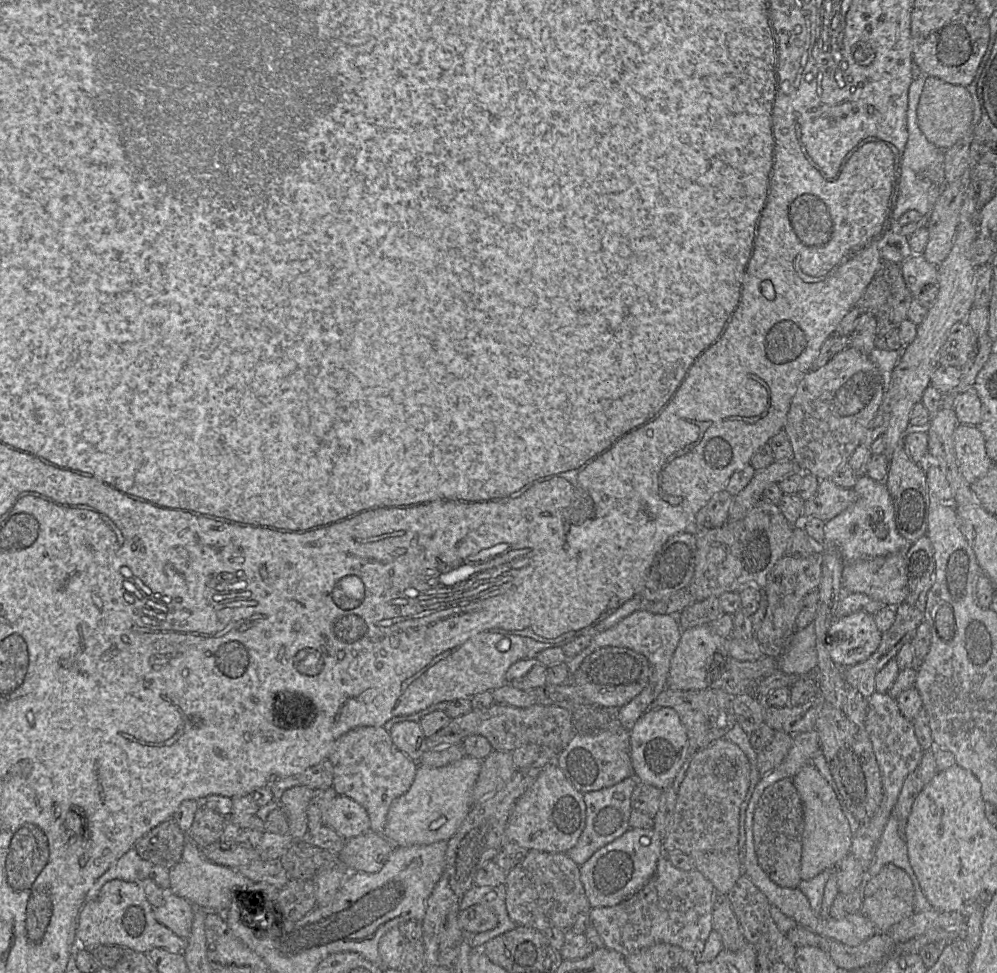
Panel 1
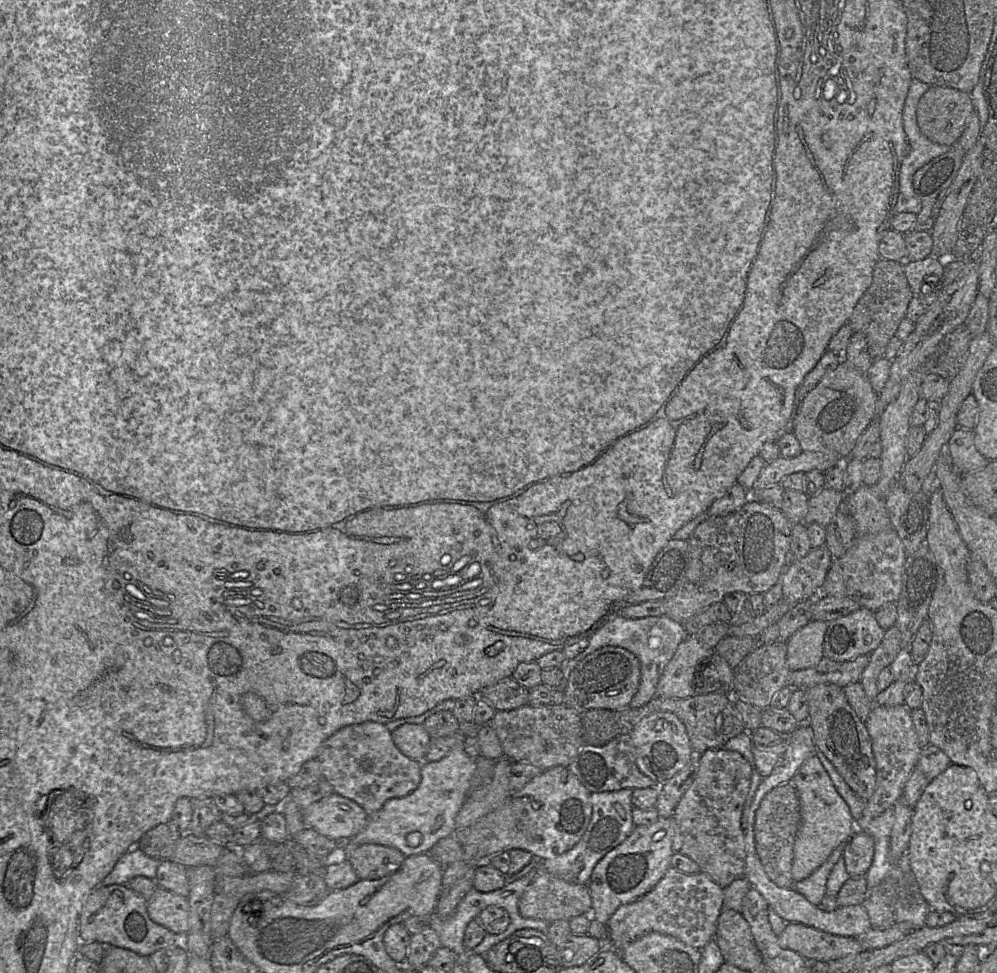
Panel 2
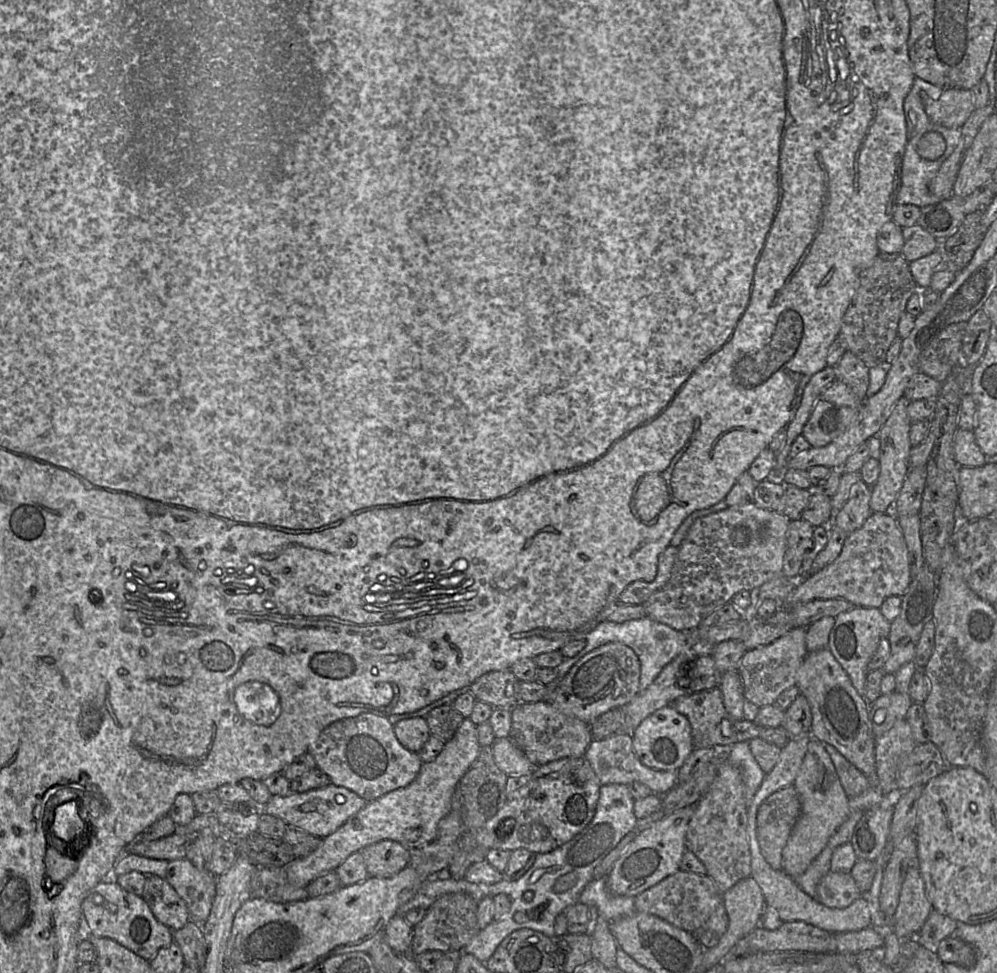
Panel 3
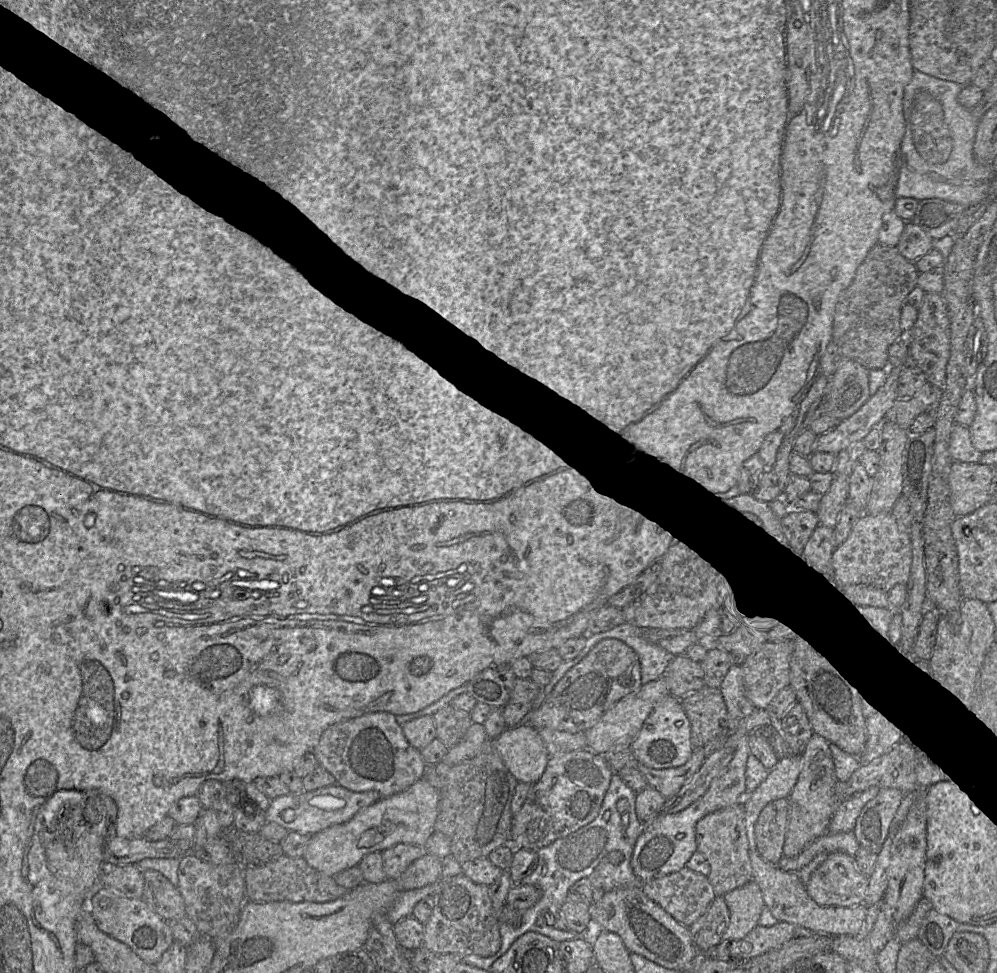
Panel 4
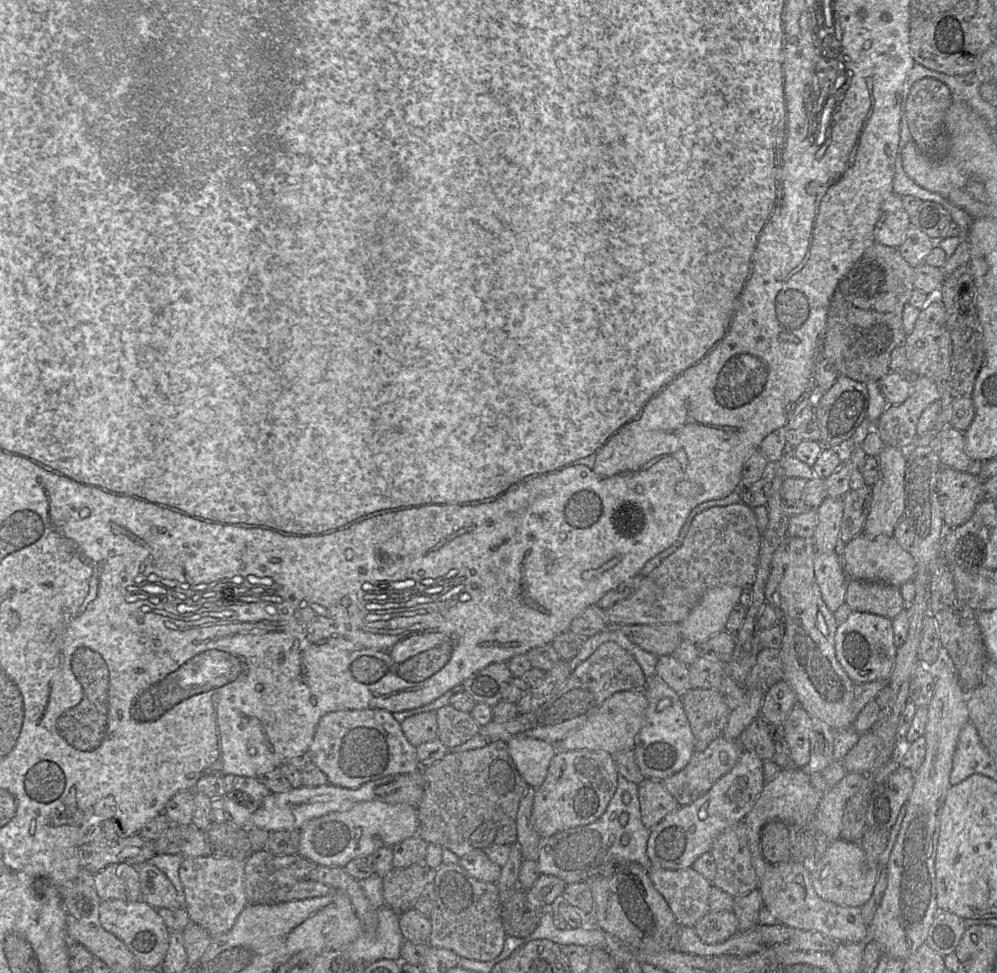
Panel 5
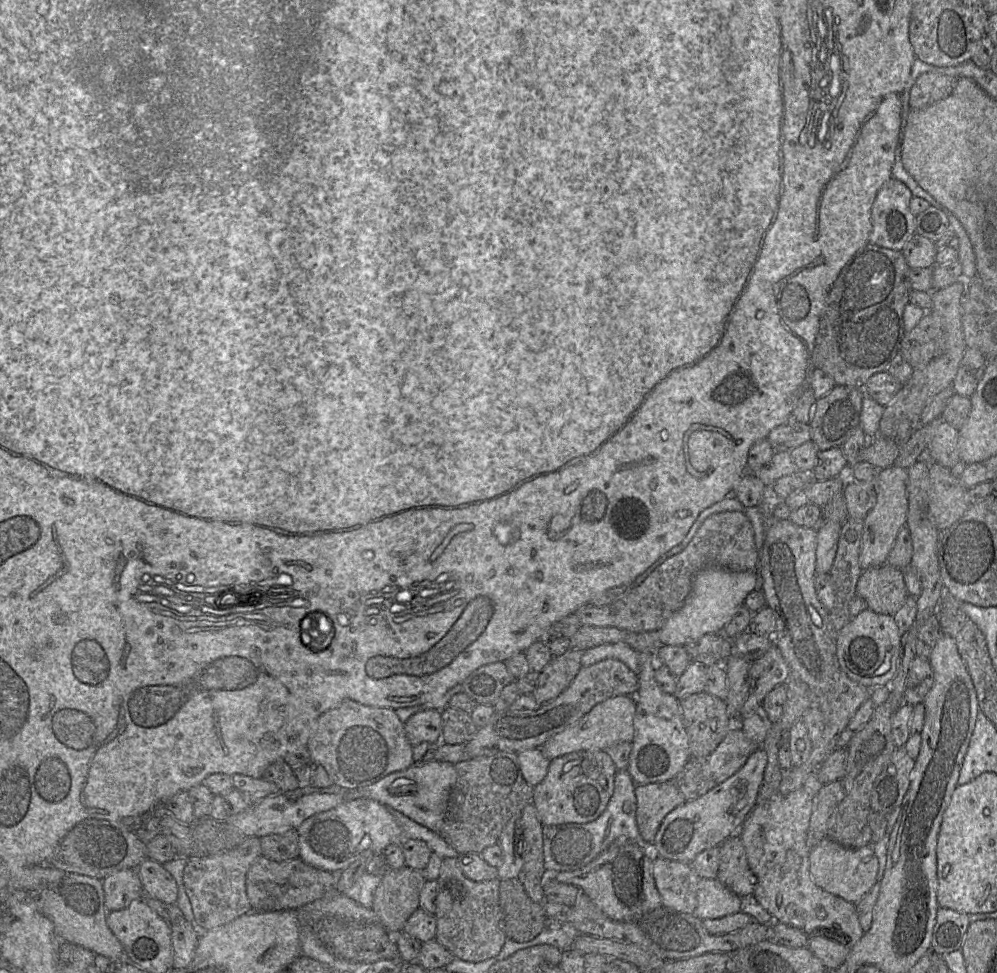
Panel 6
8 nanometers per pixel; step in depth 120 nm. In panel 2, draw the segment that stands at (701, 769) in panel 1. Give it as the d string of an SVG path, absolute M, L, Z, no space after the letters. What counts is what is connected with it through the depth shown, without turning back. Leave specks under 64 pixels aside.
M724 747L706 750L698 757L697 773L671 815L674 820L673 852L692 859L700 871L722 889L744 874L746 852L741 816L751 783L751 770L750 763L739 752Z

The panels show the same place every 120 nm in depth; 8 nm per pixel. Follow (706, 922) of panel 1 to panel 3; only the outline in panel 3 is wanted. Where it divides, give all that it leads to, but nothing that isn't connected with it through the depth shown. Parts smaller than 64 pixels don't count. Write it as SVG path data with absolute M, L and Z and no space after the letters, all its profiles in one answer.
M679 869L635 896L634 909L636 912L655 915L679 929L694 933L707 921L721 901L722 893L707 874L699 875Z

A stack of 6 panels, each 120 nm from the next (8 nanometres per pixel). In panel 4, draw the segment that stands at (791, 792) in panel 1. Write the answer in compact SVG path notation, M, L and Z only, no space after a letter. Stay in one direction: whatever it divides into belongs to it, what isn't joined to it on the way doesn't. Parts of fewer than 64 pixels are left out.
M789 798L777 799L762 809L756 821L755 839L758 851L772 865L778 865L784 856L789 812Z

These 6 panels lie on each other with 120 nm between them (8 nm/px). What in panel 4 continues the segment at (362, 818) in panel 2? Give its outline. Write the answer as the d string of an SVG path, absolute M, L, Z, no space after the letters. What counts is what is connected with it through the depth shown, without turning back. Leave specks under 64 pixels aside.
M335 783L313 791L289 793L272 799L265 811L266 822L280 824L288 831L314 835L332 825L348 821L360 809L375 803L380 798L382 796L377 791L356 792Z

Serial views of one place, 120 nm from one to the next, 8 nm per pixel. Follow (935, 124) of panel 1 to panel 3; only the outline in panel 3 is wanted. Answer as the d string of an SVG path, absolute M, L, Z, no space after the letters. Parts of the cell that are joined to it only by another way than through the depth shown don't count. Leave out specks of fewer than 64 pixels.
M943 89L938 99L924 101L925 112L930 120L945 128L961 128L975 110L972 90Z

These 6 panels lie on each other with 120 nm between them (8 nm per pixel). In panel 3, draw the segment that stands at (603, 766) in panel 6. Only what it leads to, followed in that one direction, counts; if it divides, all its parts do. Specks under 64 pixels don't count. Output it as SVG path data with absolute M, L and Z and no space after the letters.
M584 756L537 766L524 786L507 794L503 806L477 832L476 841L487 849L524 848L535 854L548 853L568 842L592 820L601 786Z

